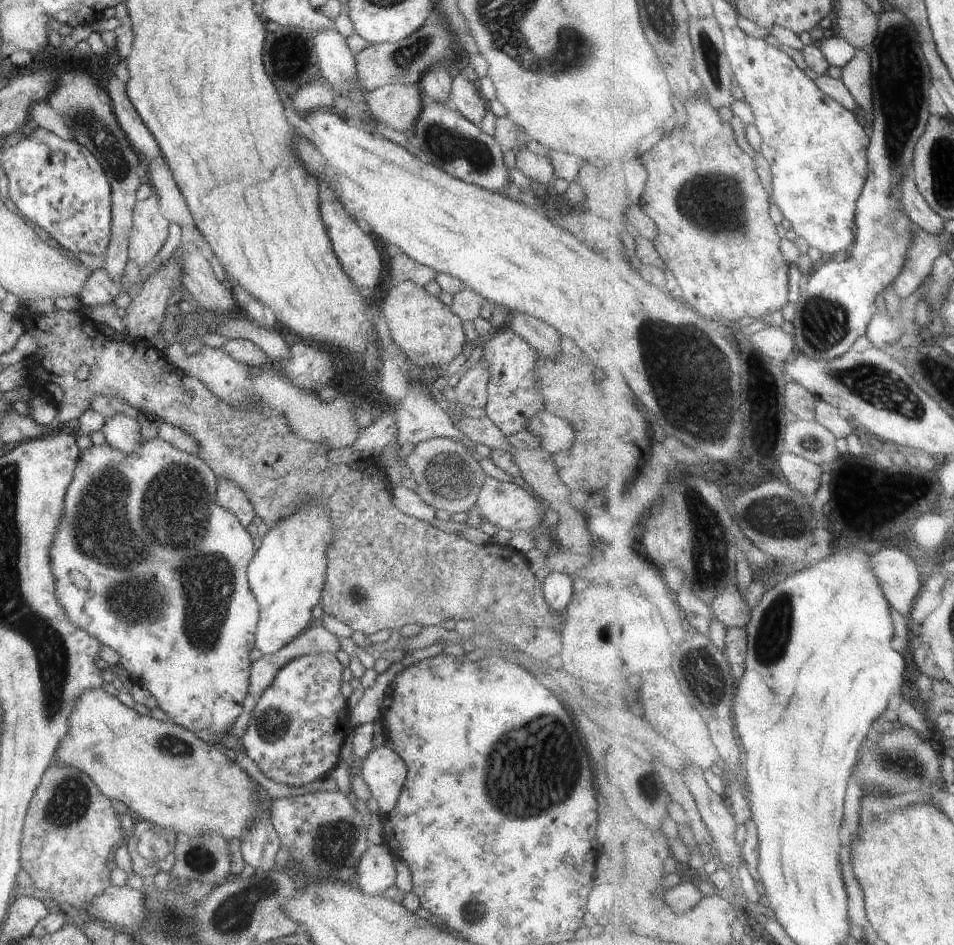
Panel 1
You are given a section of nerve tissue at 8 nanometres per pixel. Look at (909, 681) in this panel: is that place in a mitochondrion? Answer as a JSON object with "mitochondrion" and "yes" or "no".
{"mitochondrion":"no"}

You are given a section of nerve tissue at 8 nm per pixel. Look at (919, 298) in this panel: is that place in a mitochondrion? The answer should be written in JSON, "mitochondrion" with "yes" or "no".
{"mitochondrion":"no"}

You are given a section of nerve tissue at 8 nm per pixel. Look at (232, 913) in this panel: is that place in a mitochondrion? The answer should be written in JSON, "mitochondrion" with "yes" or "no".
{"mitochondrion":"yes"}

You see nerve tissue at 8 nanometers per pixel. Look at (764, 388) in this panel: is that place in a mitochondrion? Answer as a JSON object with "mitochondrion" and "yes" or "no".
{"mitochondrion":"no"}

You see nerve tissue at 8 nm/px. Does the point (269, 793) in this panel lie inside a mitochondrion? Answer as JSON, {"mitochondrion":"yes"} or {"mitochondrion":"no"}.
{"mitochondrion":"no"}

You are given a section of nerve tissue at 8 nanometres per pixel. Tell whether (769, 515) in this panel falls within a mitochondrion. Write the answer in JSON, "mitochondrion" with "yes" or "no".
{"mitochondrion":"yes"}

